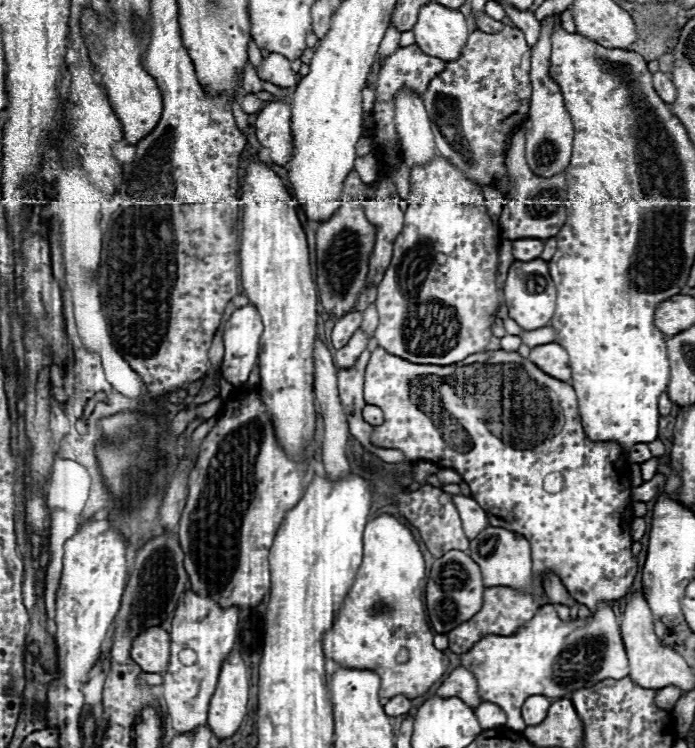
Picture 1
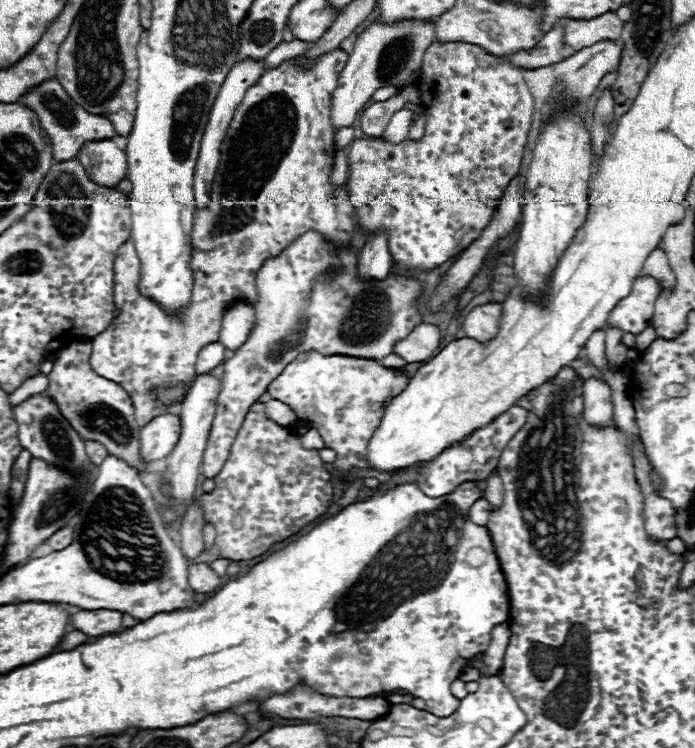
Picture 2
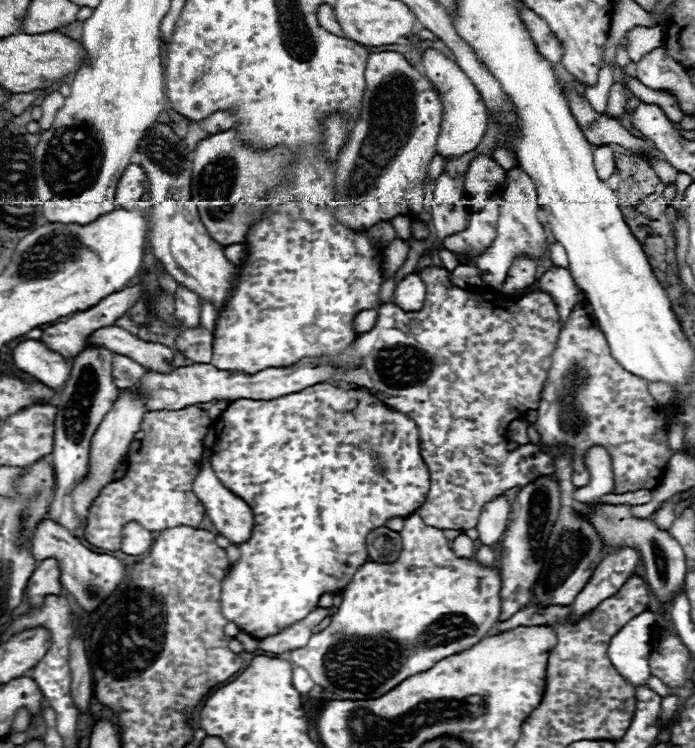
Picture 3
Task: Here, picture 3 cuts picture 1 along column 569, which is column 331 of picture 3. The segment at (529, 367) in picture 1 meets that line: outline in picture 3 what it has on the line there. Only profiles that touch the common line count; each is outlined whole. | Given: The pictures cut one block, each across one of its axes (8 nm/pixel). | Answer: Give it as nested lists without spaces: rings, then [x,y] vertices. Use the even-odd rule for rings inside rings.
[[[322,382],[276,400],[240,398],[230,402],[214,422],[214,434],[212,470],[254,512],[252,536],[238,546],[240,558],[222,580],[222,614],[256,640],[302,620],[318,606],[324,592],[344,590],[356,568],[368,558],[366,534],[390,518],[406,518],[416,512],[430,490],[430,472],[420,456],[416,422],[382,404],[366,388],[344,390]]]

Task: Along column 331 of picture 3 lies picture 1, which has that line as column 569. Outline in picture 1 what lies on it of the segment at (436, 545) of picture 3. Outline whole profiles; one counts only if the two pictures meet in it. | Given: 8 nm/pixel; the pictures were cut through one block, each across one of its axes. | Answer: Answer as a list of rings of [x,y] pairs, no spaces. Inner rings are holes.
[[[598,604],[598,610],[592,612],[592,616],[588,620],[572,618],[568,624],[558,618],[554,606],[542,606],[538,610],[538,614],[526,626],[522,626],[522,630],[518,630],[518,634],[512,634],[512,636],[490,634],[486,638],[482,638],[482,642],[474,644],[474,648],[470,652],[462,654],[460,658],[462,658],[462,666],[468,668],[470,672],[474,672],[474,676],[478,680],[480,700],[498,704],[502,710],[506,710],[506,714],[508,714],[506,726],[510,730],[518,730],[518,732],[522,732],[520,708],[526,698],[536,696],[536,694],[542,694],[548,698],[562,698],[578,688],[594,686],[606,678],[620,680],[620,678],[628,676],[628,660],[626,660],[626,652],[624,652],[624,644],[622,644],[622,636],[620,636],[620,626],[616,622],[616,616],[614,616],[610,604]]]

